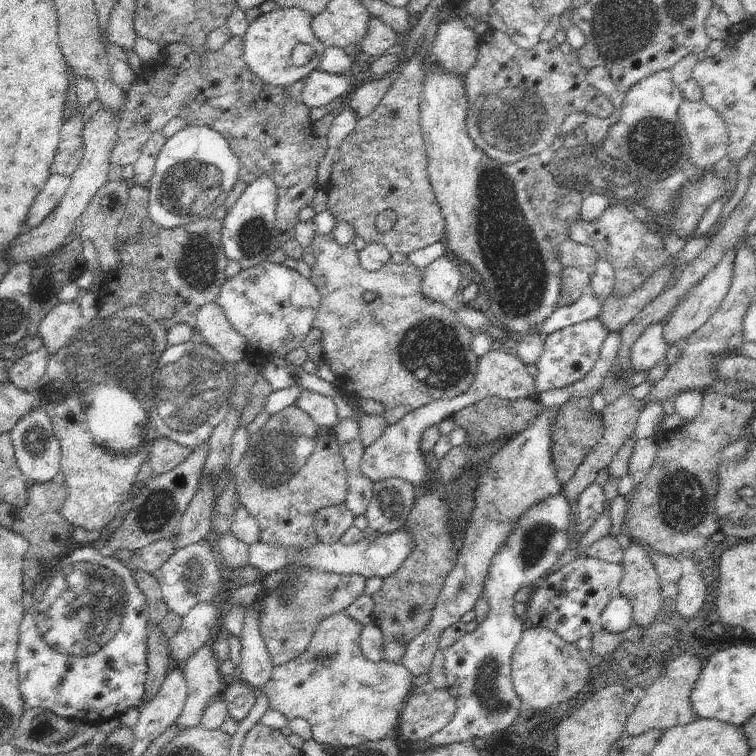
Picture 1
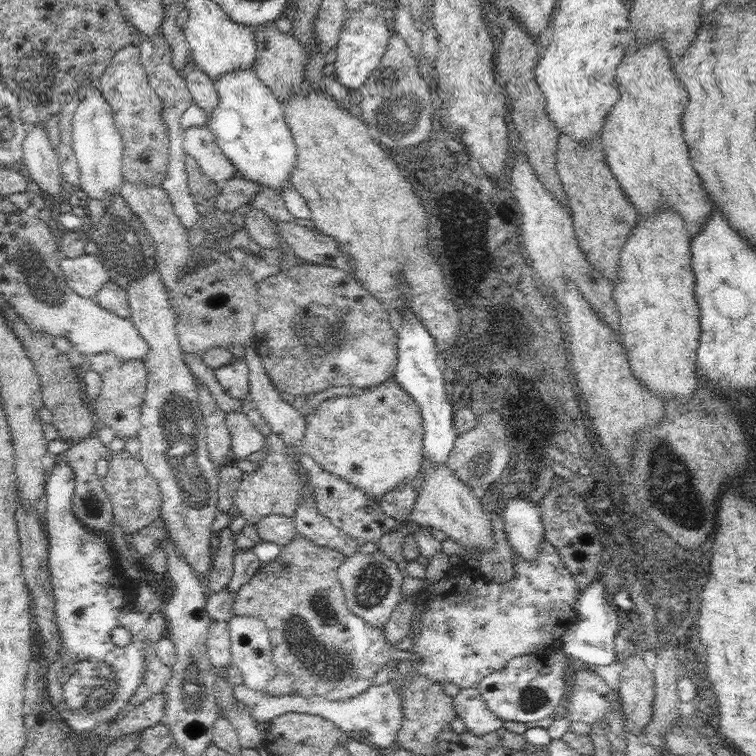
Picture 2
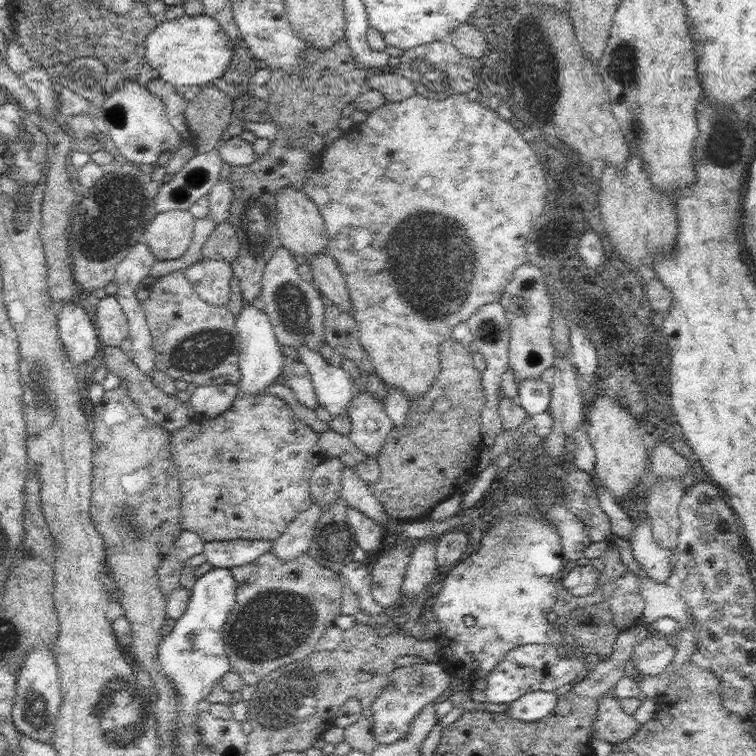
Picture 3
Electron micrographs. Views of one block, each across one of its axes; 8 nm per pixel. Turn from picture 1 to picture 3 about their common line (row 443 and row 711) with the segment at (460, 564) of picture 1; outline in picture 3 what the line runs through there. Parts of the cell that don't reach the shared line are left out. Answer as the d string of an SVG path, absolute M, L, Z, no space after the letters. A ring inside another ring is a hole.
M532 691L510 703L505 712L518 720L534 722L550 714L556 703L554 692Z

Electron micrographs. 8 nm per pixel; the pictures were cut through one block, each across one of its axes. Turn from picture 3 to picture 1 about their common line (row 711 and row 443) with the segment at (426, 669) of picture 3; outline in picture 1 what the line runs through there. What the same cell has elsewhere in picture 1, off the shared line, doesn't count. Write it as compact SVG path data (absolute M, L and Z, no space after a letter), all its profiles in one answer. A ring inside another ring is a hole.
M507 347L488 351L479 357L474 382L472 382L466 394L460 394L460 396L451 400L440 399L419 406L416 410L409 412L404 418L398 420L398 422L388 425L388 428L384 430L382 436L376 442L365 447L361 458L362 474L374 483L390 477L403 478L411 482L415 487L433 488L432 492L438 493L439 496L446 496L452 482L444 486L438 480L436 472L430 472L430 465L426 463L426 456L420 450L420 438L422 438L424 431L431 426L438 425L439 422L451 417L463 408L472 404L476 405L477 402L484 400L486 397L536 402L538 396L534 377L528 373L525 364L519 360L513 349Z

